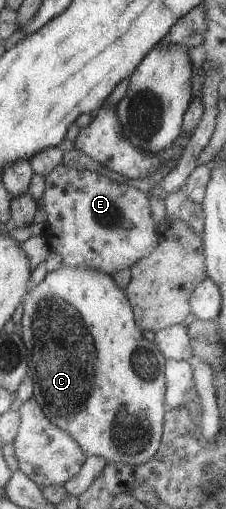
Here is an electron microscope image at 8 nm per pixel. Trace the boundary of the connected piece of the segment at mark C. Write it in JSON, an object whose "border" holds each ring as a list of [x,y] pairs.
{"border":[[[61,264],[58,269],[46,273],[37,285],[30,285],[22,297],[22,311],[22,331],[20,331],[22,341],[26,345],[30,345],[34,341],[34,349],[30,349],[30,361],[28,361],[30,377],[32,377],[32,385],[34,385],[32,397],[38,403],[38,407],[46,419],[69,433],[87,456],[98,456],[107,462],[120,462],[129,466],[137,466],[148,461],[158,449],[163,428],[163,413],[168,409],[164,397],[165,357],[153,343],[149,343],[142,336],[142,332],[133,318],[133,311],[125,291],[113,280],[113,276],[94,268],[70,267]]]}

